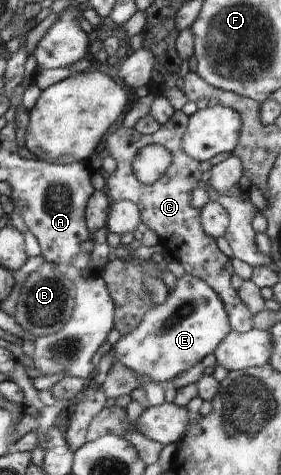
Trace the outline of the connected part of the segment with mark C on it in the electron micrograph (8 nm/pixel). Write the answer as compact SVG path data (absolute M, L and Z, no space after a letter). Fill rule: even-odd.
M176 109L170 120L160 125L158 131L151 135L142 135L136 129L124 126L114 131L114 134L110 135L106 141L106 154L114 158L118 166L111 176L107 176L106 185L102 191L111 201L129 200L136 204L141 209L142 223L166 239L166 243L164 243L166 249L182 265L185 274L202 279L221 297L224 307L228 309L232 330L248 332L253 330L254 314L246 307L241 295L236 295L230 285L230 279L234 273L233 263L230 263L230 259L216 247L213 237L200 227L201 213L198 213L198 209L192 209L192 205L190 205L190 197L192 197L190 191L196 189L198 177L202 177L203 173L200 173L200 169L198 169L199 162L194 161L181 149L182 137L185 135L188 123L189 117L180 109ZM151 144L164 145L172 153L172 163L156 183L144 185L136 179L136 175L132 171L132 159L142 147Z

